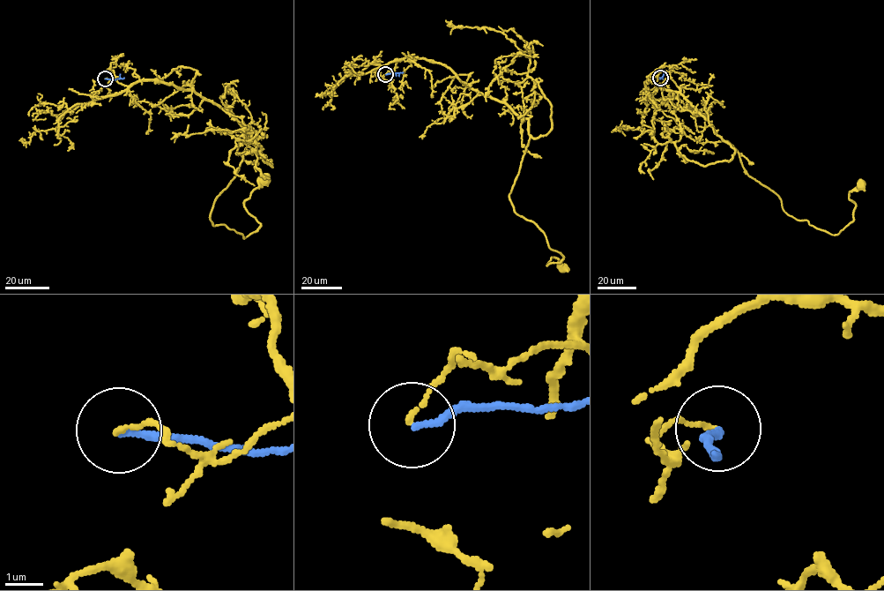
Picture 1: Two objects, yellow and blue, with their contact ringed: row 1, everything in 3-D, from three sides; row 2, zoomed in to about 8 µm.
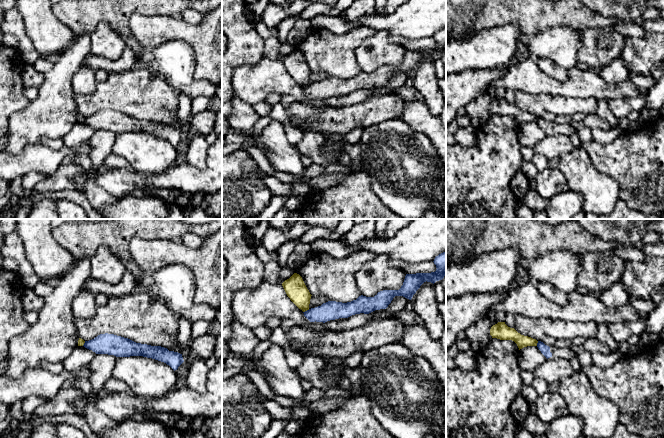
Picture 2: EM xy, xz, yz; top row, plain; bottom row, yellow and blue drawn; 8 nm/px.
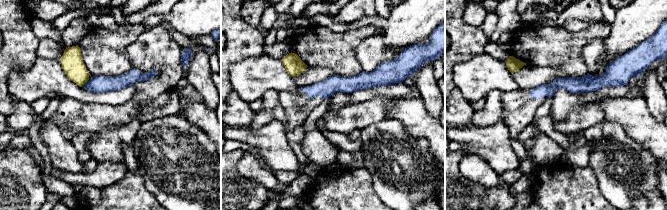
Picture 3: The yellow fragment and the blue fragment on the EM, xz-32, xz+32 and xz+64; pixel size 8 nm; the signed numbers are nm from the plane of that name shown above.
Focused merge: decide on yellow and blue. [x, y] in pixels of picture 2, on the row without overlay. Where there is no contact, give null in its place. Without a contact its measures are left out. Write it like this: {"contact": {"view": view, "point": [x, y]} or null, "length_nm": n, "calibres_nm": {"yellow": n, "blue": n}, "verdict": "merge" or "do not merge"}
{"contact": {"view": "xz", "point": [306, 86]}, "length_nm": 60, "calibres_nm": {"yellow": 170, "blue": 160}, "verdict": "do not merge"}

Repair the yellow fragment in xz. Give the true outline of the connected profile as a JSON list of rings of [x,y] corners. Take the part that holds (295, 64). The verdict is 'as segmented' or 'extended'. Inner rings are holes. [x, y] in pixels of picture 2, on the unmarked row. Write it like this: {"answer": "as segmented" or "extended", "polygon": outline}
{"answer": "as segmented", "polygon": [[[294,49],[282,62],[290,76],[303,88],[309,86],[311,70],[307,65],[302,53]]]}

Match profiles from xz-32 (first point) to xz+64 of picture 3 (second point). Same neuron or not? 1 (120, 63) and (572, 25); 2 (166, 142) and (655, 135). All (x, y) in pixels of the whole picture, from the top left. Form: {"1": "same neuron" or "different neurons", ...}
{"1": "different neurons", "2": "different neurons"}

